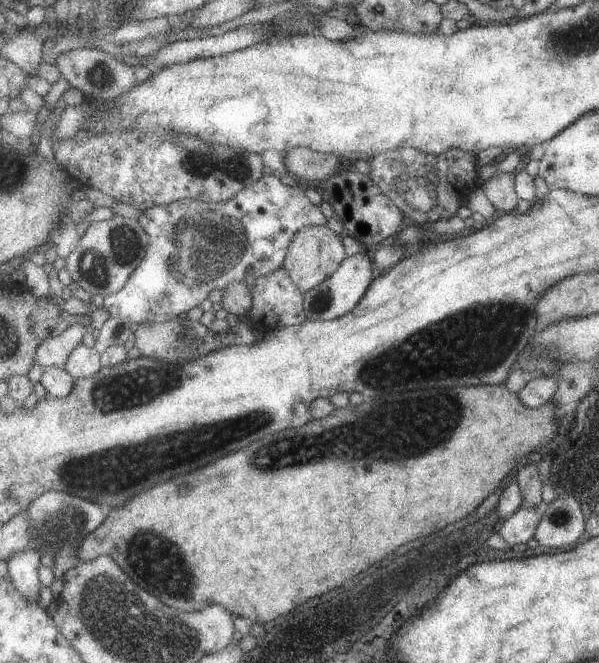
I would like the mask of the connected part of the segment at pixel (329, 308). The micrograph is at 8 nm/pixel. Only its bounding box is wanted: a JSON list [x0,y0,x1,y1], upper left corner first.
[305,250,379,321]

